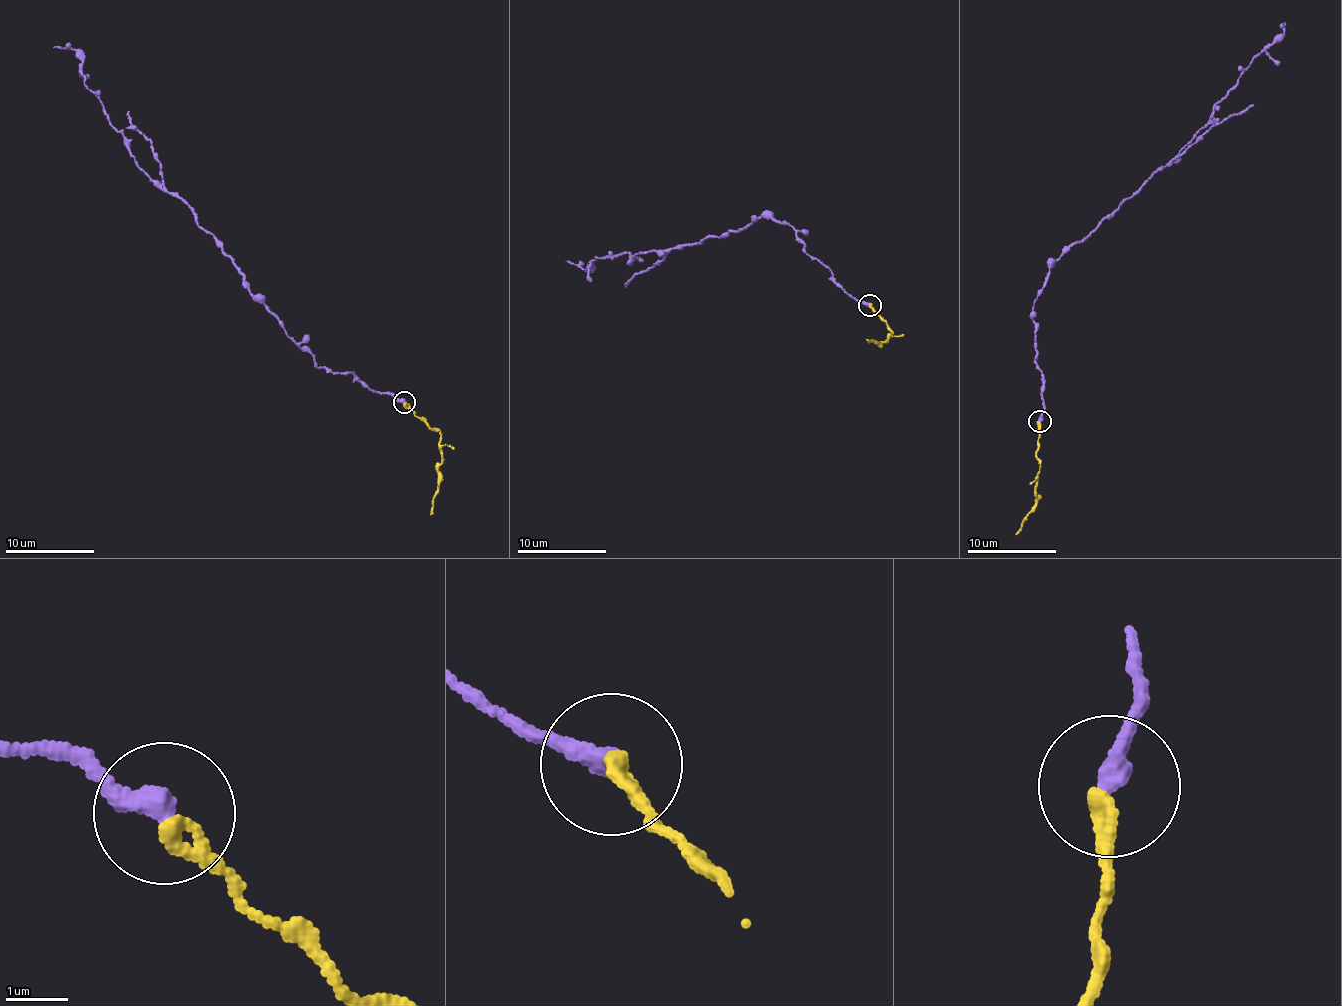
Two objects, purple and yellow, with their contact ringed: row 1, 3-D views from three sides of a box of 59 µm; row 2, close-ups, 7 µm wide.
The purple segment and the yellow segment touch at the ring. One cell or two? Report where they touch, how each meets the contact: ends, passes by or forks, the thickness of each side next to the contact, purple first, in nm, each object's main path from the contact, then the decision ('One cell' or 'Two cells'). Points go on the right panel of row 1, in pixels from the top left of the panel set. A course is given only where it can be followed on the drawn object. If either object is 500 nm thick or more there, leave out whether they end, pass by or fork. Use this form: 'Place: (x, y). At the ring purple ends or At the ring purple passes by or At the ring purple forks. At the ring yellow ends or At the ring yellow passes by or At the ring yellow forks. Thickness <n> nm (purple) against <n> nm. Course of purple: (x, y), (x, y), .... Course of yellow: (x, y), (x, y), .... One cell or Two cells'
Place: (1040, 421). At the ring purple ends. At the ring yellow ends. Thickness 360 nm (purple) against 260 nm. Course of purple: (1039, 421), (1044, 399), (1032, 313), (1051, 266), (1189, 143), (1251, 61), (1283, 32), (1285, 24). Course of yellow: (1039, 421), (1035, 509), (1026, 517), (1017, 534). One cell

